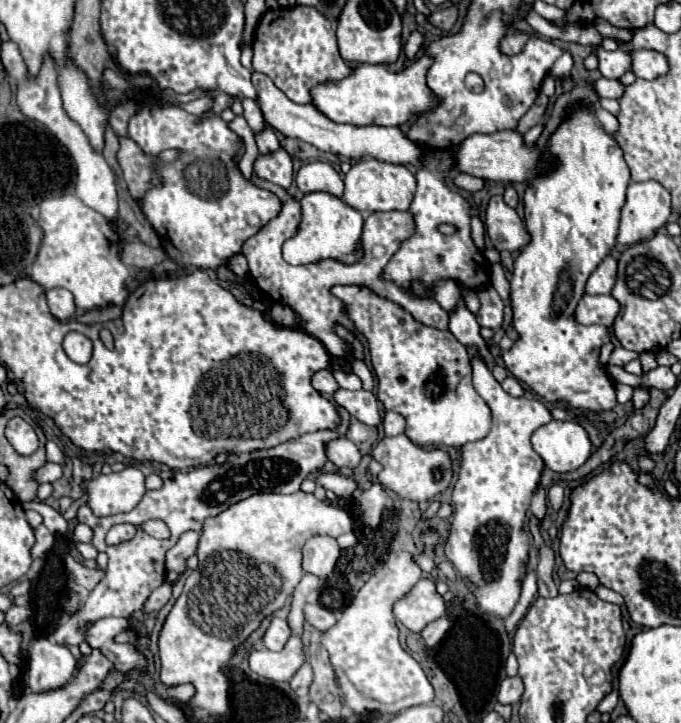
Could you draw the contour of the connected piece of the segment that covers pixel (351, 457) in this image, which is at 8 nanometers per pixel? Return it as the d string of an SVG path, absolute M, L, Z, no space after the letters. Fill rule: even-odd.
M339 438L327 444L327 458L339 468L357 470L361 464L361 452L349 438Z

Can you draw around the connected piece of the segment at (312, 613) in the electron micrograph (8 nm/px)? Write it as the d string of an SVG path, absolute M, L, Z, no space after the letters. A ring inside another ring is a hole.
M307 604L303 608L305 612L305 618L309 624L313 624L317 630L329 630L337 624L337 614L329 608L323 608L323 606L311 606Z

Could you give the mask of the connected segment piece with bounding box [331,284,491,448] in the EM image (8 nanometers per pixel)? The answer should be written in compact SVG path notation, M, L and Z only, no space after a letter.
M333 286L331 294L337 296L353 326L367 338L371 364L377 376L377 398L385 410L399 412L407 420L405 434L421 446L453 446L461 448L465 442L481 440L491 426L491 414L483 404L471 382L471 358L469 352L447 330L437 330L417 322L401 304L375 294L367 286Z

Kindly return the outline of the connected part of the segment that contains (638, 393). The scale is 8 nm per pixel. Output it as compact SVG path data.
M637 386L637 388L635 388L635 392L633 392L631 402L633 402L633 408L641 410L641 408L643 408L643 406L649 402L649 390L645 390L645 388Z

